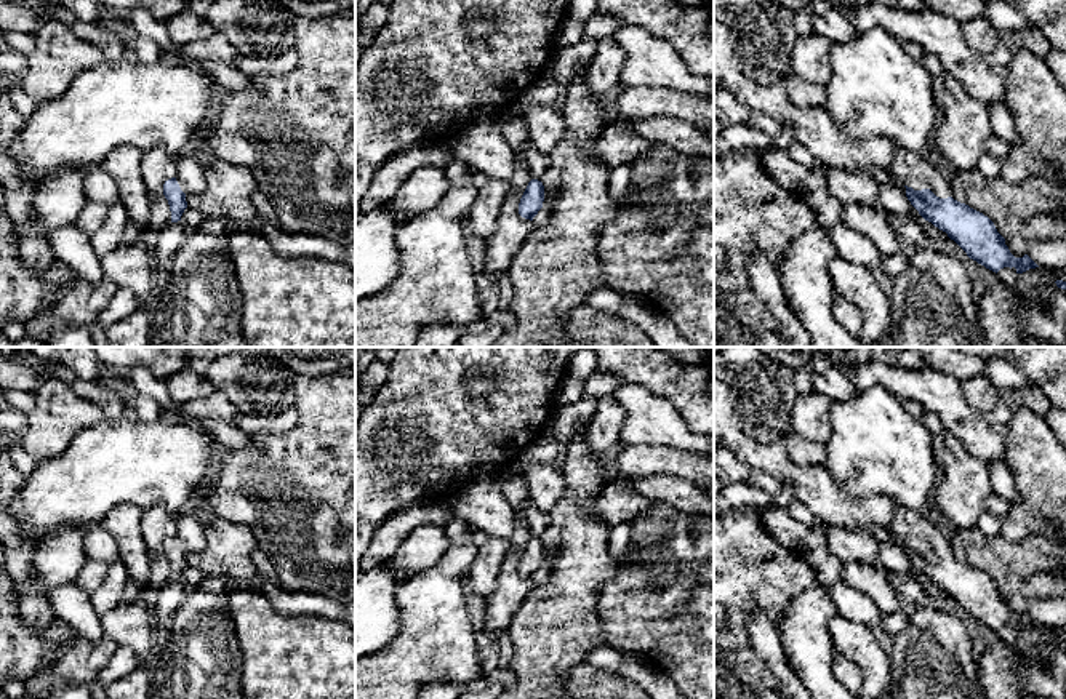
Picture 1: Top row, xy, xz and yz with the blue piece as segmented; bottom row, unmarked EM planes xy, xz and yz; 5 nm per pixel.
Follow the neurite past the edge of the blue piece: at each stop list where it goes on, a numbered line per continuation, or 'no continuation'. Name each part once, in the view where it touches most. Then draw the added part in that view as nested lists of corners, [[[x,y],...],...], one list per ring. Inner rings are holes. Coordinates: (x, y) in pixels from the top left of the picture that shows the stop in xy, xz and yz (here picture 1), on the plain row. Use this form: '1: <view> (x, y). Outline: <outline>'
1: yz (911, 527). Outline: [[[896,504],[888,529],[895,537],[914,549],[930,547],[936,555],[951,555],[946,539],[925,517],[925,513]]]

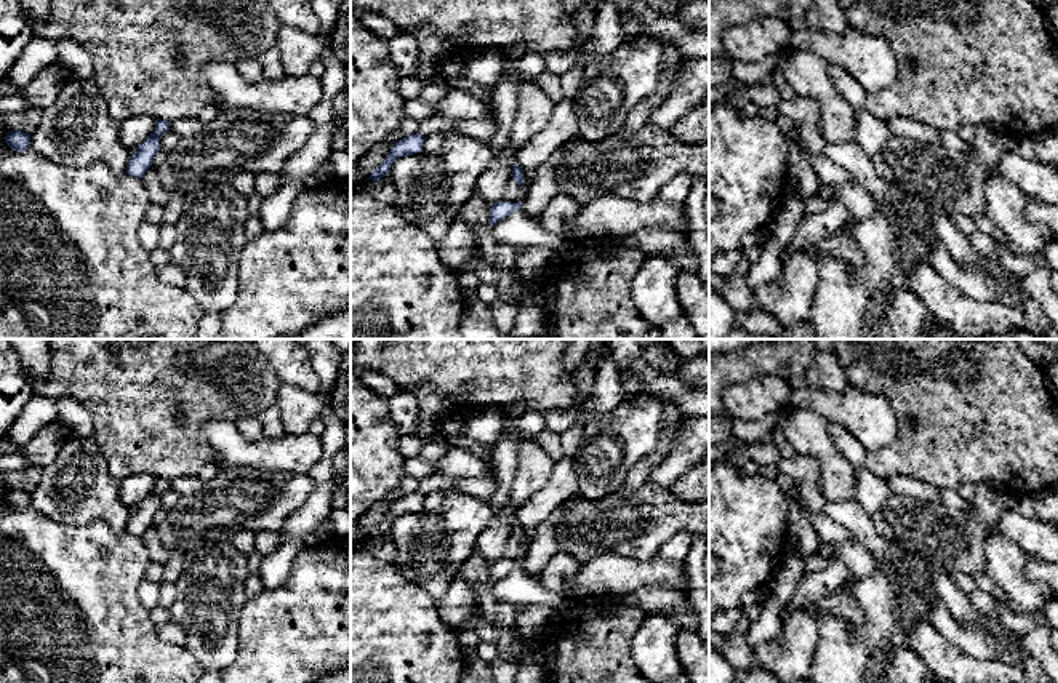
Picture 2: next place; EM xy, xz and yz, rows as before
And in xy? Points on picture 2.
no continuation

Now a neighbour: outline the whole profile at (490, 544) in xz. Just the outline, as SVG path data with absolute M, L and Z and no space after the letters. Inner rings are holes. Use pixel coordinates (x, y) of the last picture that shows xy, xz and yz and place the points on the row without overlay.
M509 501L504 510L493 517L490 525L477 537L472 552L488 563L503 560L504 549L512 537L514 523L517 523L517 509Z

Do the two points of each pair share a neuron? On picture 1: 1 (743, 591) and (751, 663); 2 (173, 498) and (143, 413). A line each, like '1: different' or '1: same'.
1: same
2: different

